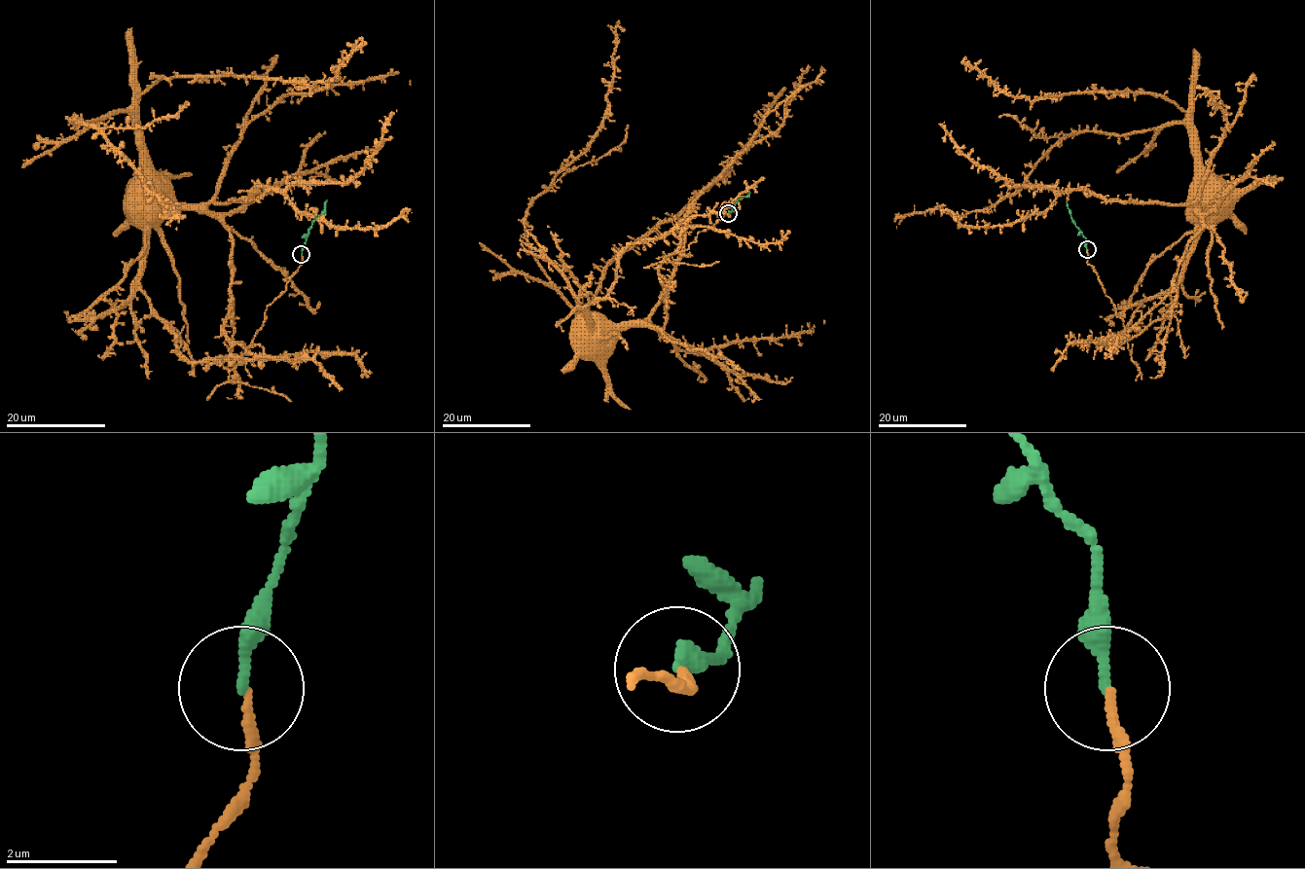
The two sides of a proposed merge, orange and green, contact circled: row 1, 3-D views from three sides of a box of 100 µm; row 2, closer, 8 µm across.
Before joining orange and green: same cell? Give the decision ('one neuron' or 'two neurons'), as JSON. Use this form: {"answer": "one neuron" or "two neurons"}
{"answer": "one neuron"}

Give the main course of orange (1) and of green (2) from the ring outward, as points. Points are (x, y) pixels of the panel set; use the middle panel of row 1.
1: (728, 212), (659, 269), (666, 303), (666, 323), (662, 328), (617, 326), (587, 330)
2: (728, 212), (750, 193)

